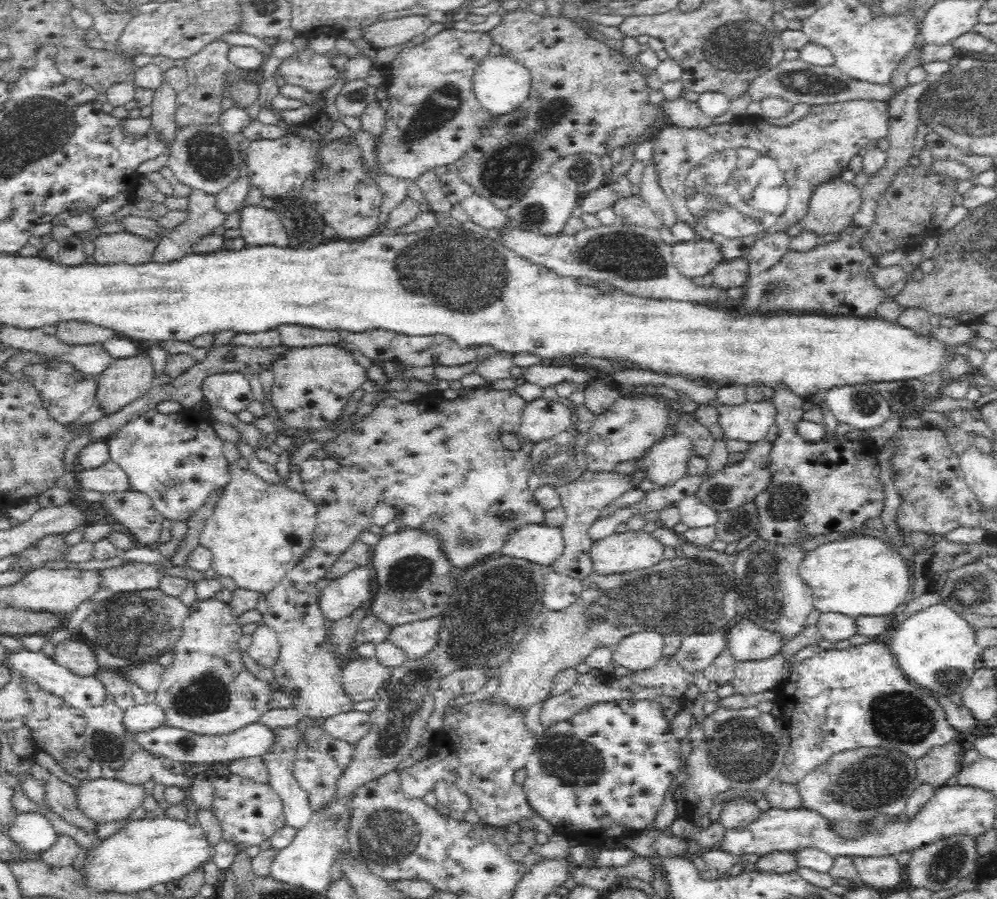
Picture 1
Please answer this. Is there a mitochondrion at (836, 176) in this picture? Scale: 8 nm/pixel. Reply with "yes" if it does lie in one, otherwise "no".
no

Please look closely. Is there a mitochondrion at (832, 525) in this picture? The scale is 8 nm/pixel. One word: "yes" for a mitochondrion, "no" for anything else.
no

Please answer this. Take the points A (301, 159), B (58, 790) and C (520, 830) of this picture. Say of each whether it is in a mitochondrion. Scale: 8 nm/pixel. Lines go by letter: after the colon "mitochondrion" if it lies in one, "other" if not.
A: other
B: other
C: other

